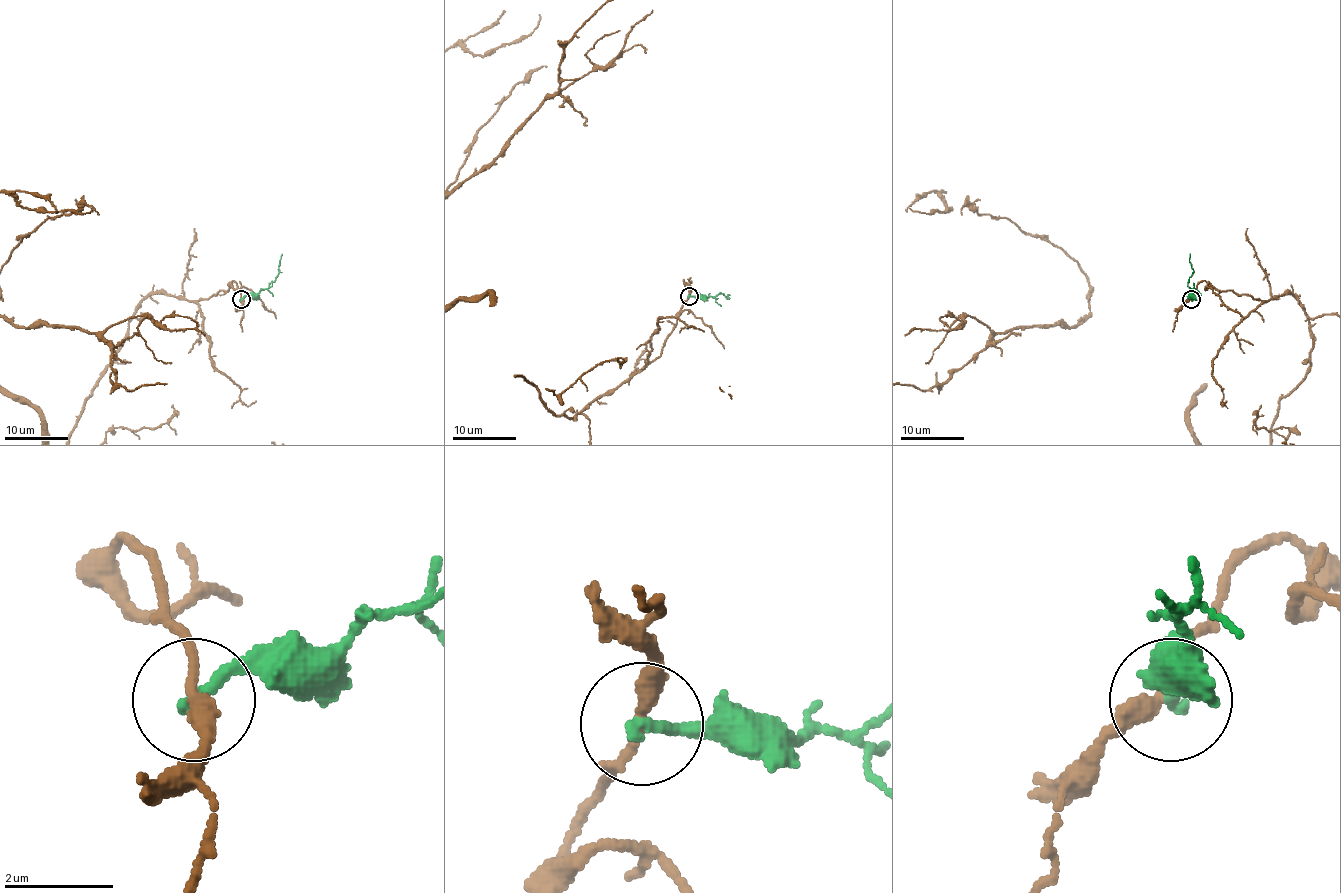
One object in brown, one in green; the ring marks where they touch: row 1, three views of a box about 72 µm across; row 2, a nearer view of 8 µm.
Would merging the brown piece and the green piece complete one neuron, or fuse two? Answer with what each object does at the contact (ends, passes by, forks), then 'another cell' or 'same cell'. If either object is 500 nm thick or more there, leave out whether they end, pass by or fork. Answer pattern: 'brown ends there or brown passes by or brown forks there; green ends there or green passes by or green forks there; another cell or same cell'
brown passes by; green ends there; another cell

